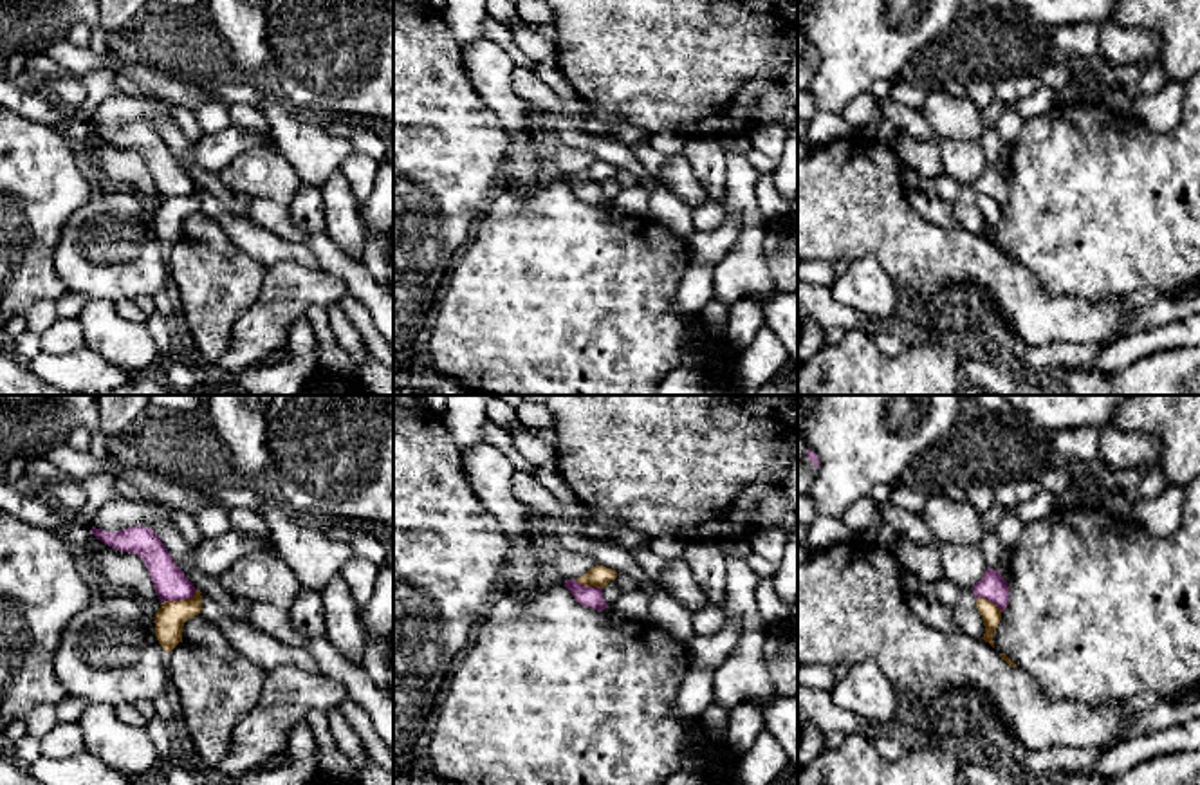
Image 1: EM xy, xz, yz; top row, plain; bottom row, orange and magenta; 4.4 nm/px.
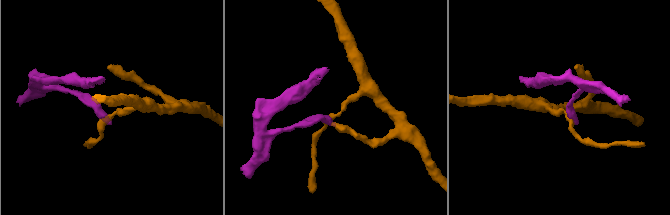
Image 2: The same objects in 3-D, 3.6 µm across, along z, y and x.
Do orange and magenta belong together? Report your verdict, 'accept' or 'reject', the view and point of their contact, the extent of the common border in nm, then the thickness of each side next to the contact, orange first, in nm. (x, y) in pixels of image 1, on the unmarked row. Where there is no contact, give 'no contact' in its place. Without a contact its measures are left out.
reject | xy (181, 195) | 170 nm | 130/150 nm

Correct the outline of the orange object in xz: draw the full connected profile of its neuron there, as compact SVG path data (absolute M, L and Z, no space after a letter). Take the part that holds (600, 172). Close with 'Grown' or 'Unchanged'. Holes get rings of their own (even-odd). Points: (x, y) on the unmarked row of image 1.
M595 161L586 170L577 173L579 180L605 184L612 175L617 173L617 168L603 161Z. Unchanged

